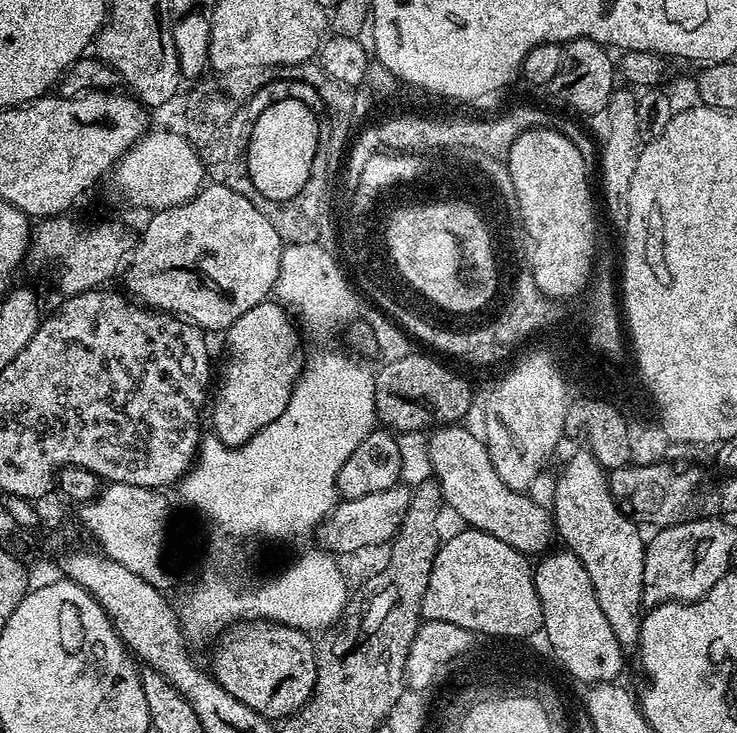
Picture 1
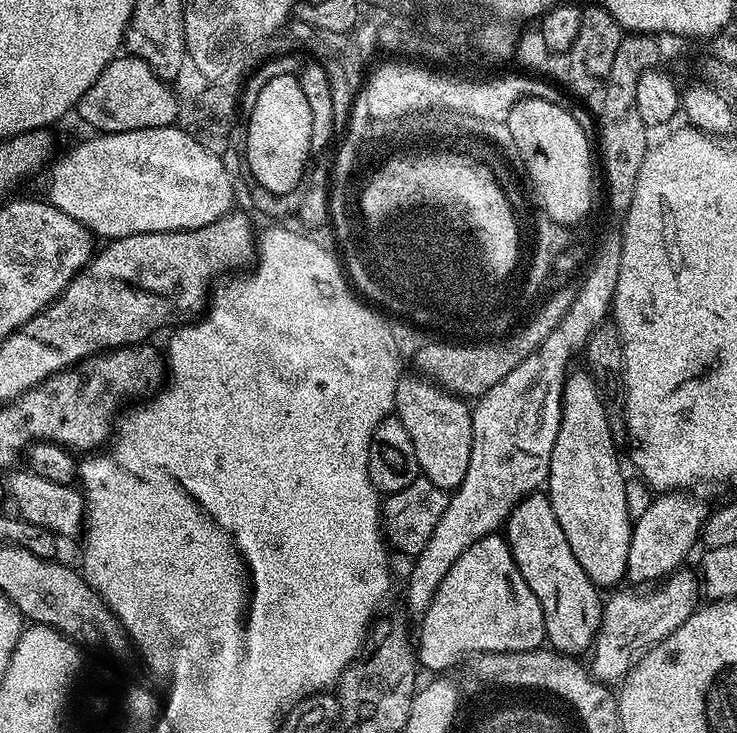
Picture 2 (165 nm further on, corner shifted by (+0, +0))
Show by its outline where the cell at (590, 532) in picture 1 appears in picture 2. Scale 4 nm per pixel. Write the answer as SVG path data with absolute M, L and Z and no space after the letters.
M569 371L564 386L561 425L550 457L546 495L582 570L601 590L612 590L628 575L633 517L628 517L628 488L615 456L613 425L601 409L600 392L588 371Z

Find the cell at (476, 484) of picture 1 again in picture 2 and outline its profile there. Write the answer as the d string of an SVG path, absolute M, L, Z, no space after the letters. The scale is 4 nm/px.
M401 375L396 383L394 414L402 426L406 426L410 442L414 442L414 454L418 454L422 475L434 482L434 486L455 490L466 477L467 466L470 465L473 409L464 405L467 403L461 397L445 392L419 375L411 375Z

